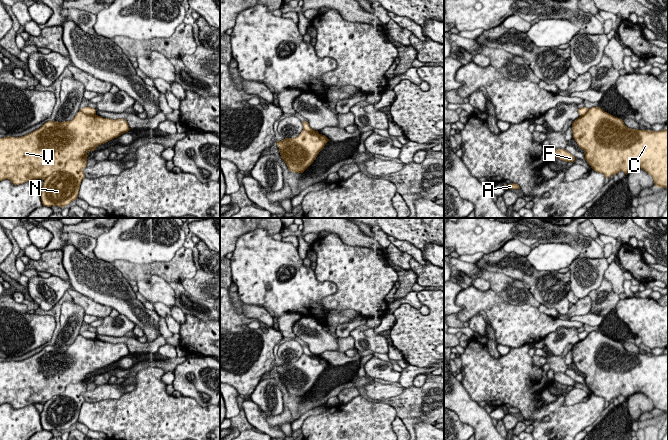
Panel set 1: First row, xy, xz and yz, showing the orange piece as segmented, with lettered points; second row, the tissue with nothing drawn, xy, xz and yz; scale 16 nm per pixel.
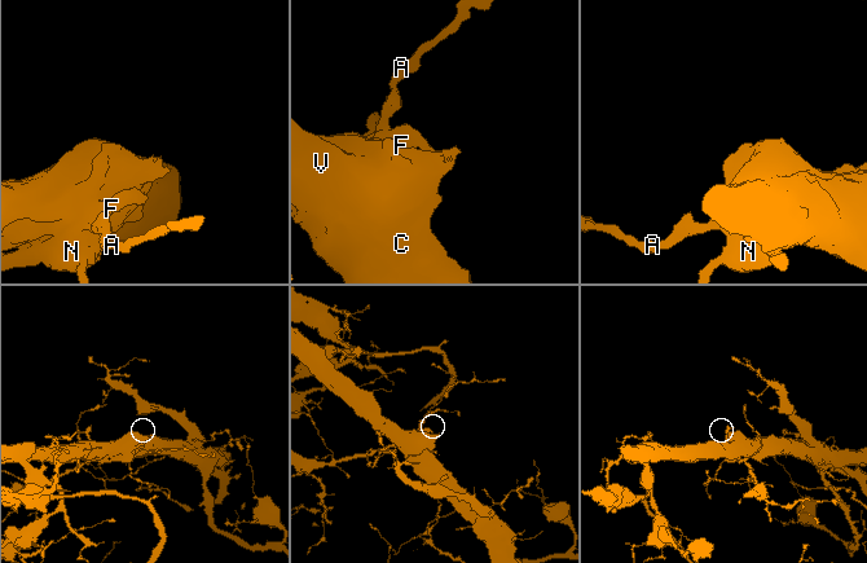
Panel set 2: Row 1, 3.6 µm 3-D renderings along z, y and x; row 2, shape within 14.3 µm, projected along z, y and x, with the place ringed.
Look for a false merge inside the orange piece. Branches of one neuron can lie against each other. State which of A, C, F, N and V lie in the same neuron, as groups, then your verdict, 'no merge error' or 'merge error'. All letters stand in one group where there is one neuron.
A F N / C V | merge error

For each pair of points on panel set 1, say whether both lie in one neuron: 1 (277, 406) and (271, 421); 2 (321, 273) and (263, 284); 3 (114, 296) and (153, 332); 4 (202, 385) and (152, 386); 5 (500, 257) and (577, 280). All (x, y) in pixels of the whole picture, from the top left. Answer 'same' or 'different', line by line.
1: different
2: different
3: same
4: different
5: different

